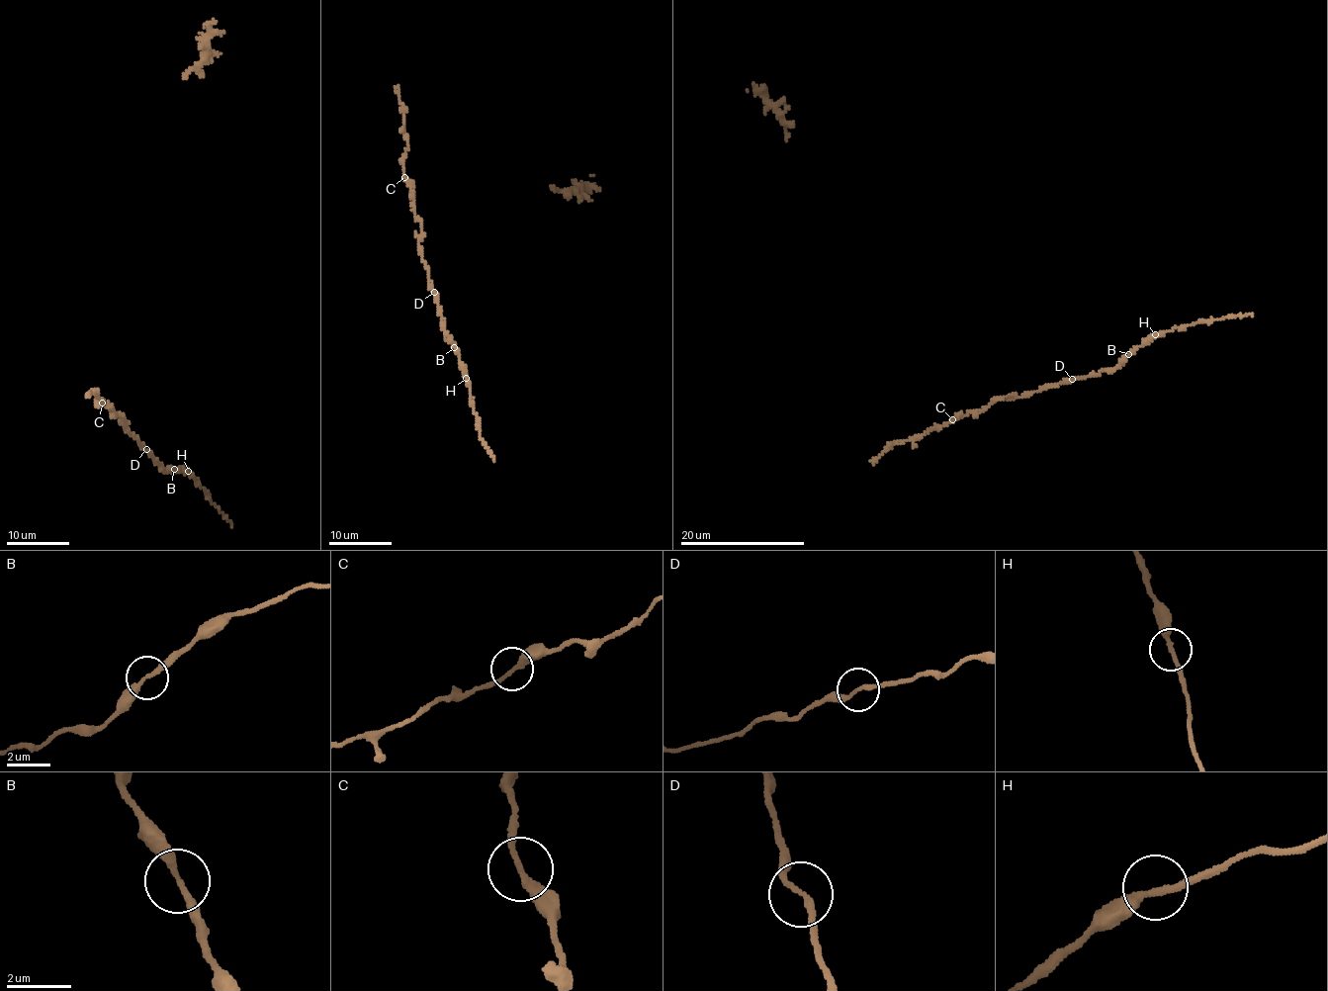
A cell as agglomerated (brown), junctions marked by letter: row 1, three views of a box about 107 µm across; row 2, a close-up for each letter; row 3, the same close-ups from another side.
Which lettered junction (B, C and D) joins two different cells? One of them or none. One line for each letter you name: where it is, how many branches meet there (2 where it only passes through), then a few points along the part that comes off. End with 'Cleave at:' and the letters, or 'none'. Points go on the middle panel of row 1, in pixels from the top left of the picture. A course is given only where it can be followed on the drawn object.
B: place (454, 347); branches 2; course (455, 347), (467, 376), (481, 439), (494, 460)
Cleave at: B

